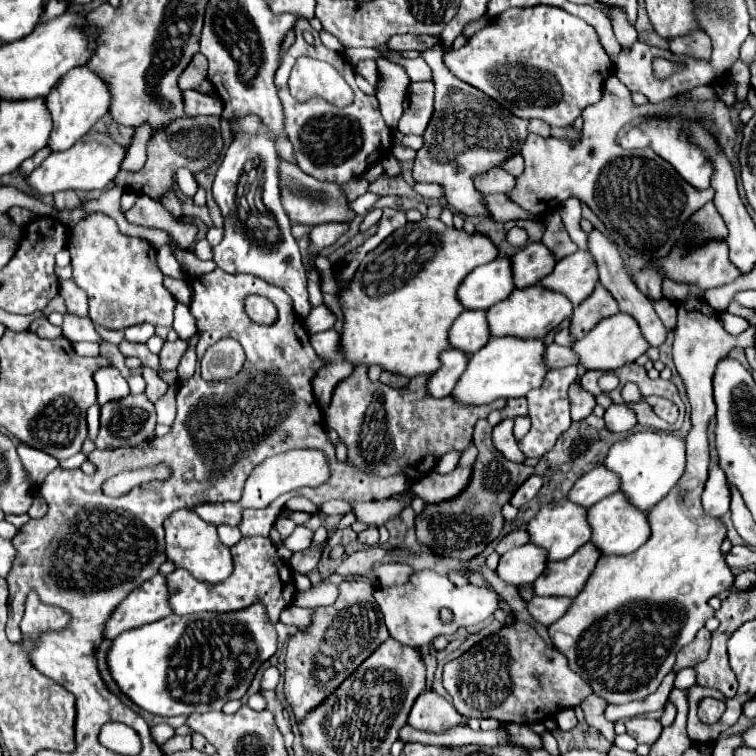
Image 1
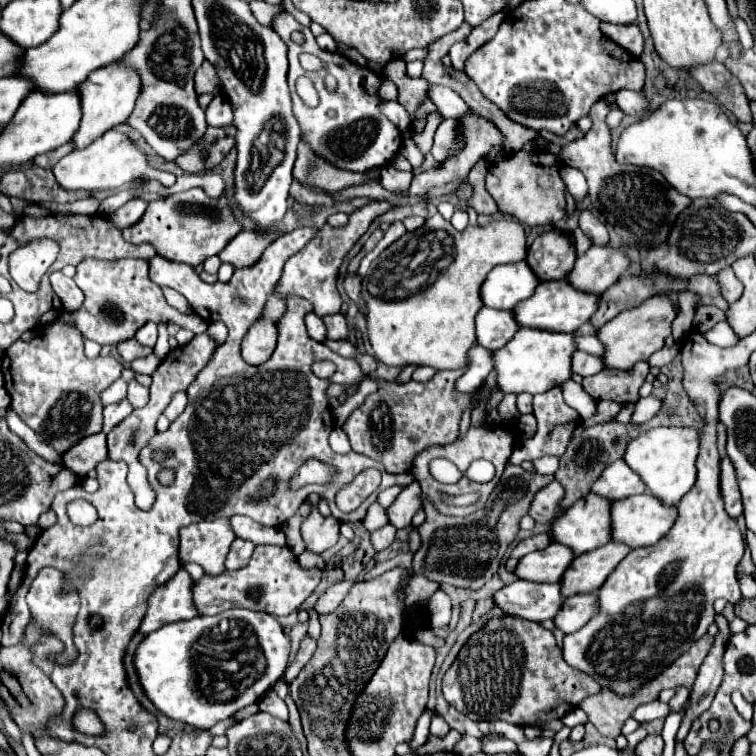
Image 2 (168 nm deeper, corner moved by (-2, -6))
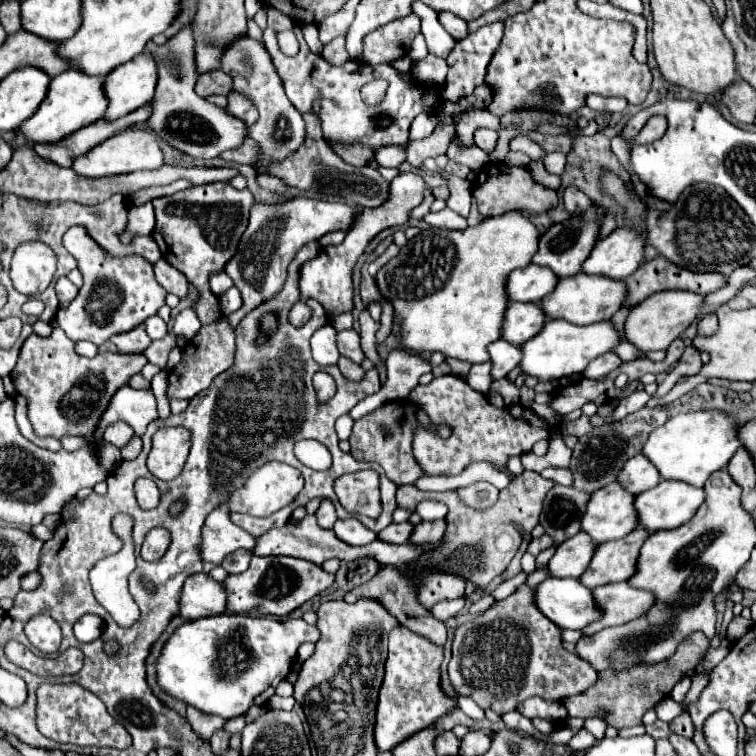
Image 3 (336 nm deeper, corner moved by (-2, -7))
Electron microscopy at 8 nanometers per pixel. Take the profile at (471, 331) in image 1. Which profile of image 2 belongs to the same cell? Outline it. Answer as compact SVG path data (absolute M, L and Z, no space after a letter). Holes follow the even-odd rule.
M482 307L476 315L476 333L478 343L486 349L500 349L504 347L518 331L518 323L514 323L514 315L510 311L500 311L492 307Z

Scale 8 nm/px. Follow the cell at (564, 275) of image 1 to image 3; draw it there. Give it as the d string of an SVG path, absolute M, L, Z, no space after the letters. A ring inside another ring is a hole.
M616 228L610 236L596 242L582 264L582 272L626 280L644 260L644 240L634 228Z

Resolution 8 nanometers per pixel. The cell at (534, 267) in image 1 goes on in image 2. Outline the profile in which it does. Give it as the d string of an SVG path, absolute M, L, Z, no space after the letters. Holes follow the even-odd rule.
M550 229L534 239L526 261L540 281L564 279L576 261L574 239L566 229Z

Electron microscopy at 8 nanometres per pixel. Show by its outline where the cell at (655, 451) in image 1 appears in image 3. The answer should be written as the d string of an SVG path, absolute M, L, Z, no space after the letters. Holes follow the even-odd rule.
M716 410L678 414L664 426L658 426L654 432L650 432L642 454L656 466L662 480L680 480L694 488L702 488L706 478L724 468L738 450L740 442L736 438L736 430L734 420Z

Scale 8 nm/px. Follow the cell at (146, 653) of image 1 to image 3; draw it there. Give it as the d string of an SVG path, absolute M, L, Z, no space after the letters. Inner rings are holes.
M244 614L198 618L178 626L164 642L162 654L156 662L156 680L168 696L186 706L230 720L246 714L256 702L264 704L274 696L280 676L286 678L296 660L296 652L304 642L318 642L318 628L306 624L302 618L292 618L288 622ZM246 646L250 648L248 668L236 672L234 658L238 652L246 652Z

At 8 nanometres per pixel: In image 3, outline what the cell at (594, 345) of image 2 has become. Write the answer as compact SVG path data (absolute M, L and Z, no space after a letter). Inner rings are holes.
M622 340L622 342L620 342L620 344L618 344L618 346L616 346L612 352L614 352L614 354L618 354L618 356L620 356L624 362L626 362L626 360L640 358L640 356L634 352L634 346L630 346L626 340Z

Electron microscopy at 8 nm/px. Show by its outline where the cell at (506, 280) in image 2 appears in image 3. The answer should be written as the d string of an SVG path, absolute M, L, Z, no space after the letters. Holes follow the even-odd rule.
M528 264L526 268L518 268L508 274L506 298L508 302L538 302L554 290L556 282L558 278L550 268Z

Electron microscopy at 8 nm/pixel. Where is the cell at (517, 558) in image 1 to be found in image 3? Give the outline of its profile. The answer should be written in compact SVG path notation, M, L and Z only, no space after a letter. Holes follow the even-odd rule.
M578 532L558 546L556 554L546 564L548 574L556 578L578 578L588 566L594 548L596 544L590 544L590 538L584 536L584 532Z

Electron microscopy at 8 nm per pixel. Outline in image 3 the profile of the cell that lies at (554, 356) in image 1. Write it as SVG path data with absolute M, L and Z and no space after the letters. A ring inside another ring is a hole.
M606 352L604 356L598 356L598 358L594 358L590 364L588 364L588 368L582 372L586 378L602 378L602 376L606 376L606 374L610 374L612 370L616 370L618 366L620 366L620 358L616 356L616 354L612 354L612 352Z

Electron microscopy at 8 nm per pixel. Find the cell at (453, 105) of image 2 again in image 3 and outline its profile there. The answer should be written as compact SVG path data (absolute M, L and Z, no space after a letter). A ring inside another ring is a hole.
M479 128L474 133L475 144L488 154L494 150L497 140L497 132L490 129Z

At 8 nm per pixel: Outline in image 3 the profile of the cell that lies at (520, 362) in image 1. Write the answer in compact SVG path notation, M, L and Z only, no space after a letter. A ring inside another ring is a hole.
M546 320L544 328L534 338L520 344L520 368L524 376L532 376L538 382L556 382L560 378L580 374L594 356L610 352L618 342L620 334L606 320L588 326L566 324L566 320Z

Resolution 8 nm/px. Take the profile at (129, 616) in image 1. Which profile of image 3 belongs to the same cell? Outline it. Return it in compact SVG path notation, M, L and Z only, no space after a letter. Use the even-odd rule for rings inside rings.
M192 574L182 586L178 616L184 620L216 616L224 612L224 604L226 596L220 582L214 582L206 574Z

